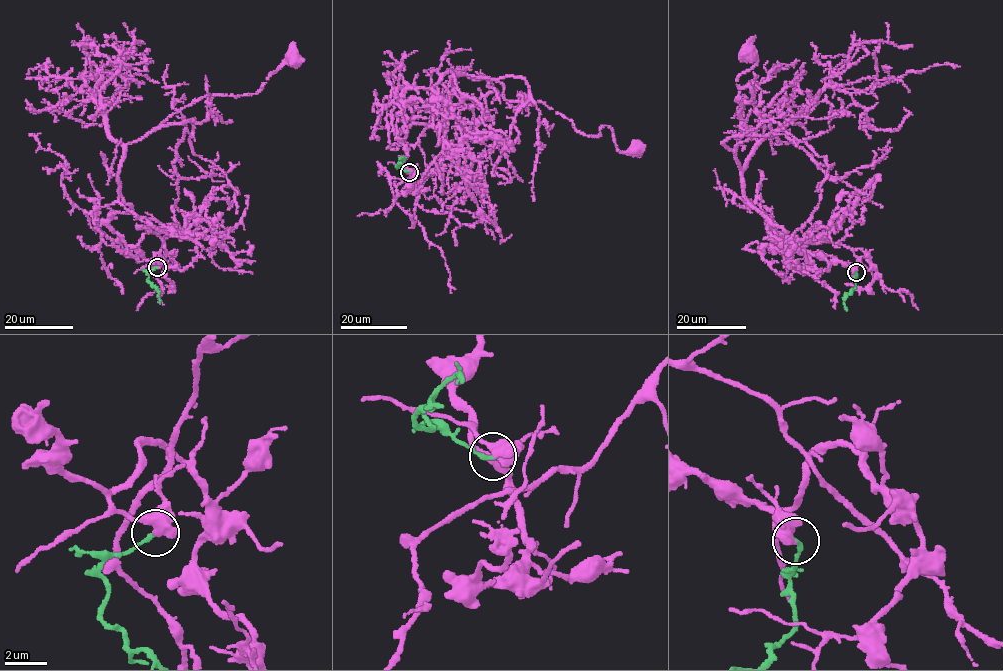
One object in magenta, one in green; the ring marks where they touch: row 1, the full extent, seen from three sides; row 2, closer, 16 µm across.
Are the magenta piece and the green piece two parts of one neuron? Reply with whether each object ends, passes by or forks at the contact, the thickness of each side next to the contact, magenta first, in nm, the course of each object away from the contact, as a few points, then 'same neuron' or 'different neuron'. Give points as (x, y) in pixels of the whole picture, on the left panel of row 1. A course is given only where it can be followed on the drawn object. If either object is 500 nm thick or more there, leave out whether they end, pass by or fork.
magenta passes by | green ends | 420/200 nm | magenta via (157, 267), (101, 231), (94, 215), (117, 198), (124, 149), (205, 95), (256, 93), (295, 58) | green via (157, 267), (148, 273), (148, 281), (156, 289), (160, 303) | different neuron

